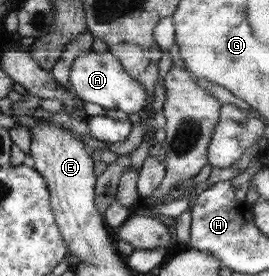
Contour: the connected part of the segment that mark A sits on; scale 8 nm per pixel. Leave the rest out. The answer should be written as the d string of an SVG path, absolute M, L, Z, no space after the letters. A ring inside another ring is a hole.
M109 52L83 53L73 59L69 72L72 90L85 102L94 102L104 109L122 110L127 114L141 114L147 100L147 90L134 78L131 78L114 54Z

